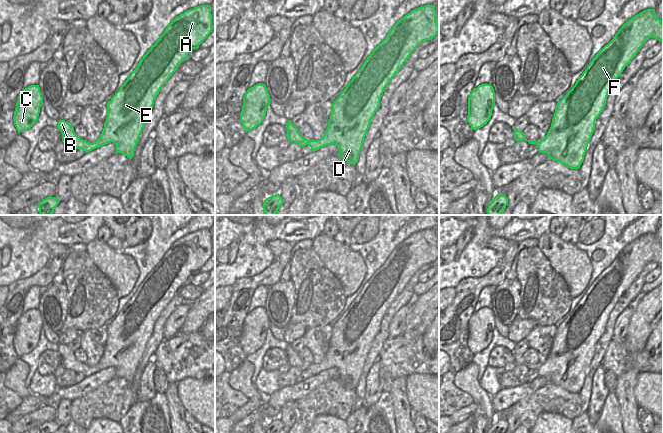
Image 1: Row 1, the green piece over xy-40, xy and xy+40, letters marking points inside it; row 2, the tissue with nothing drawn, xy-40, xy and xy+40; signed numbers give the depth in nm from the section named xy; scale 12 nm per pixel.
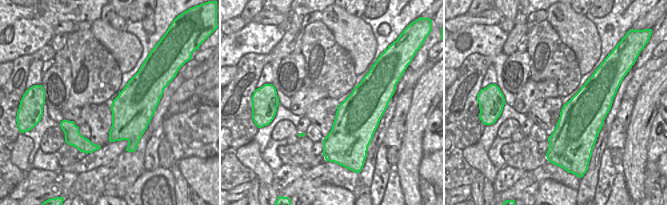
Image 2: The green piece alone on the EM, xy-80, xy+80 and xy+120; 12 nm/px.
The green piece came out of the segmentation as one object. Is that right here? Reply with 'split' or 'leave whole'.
leave whole

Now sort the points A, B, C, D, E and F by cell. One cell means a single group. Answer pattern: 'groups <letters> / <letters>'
groups A B C D E F

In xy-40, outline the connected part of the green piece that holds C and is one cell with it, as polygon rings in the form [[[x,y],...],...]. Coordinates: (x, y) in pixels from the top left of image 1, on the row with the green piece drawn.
[[[30,85],[18,96],[13,121],[18,133],[33,127],[38,120],[43,97],[39,85]]]

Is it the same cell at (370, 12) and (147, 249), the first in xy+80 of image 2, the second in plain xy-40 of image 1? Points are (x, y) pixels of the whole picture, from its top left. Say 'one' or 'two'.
two

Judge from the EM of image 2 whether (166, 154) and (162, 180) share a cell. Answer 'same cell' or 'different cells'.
different cells

